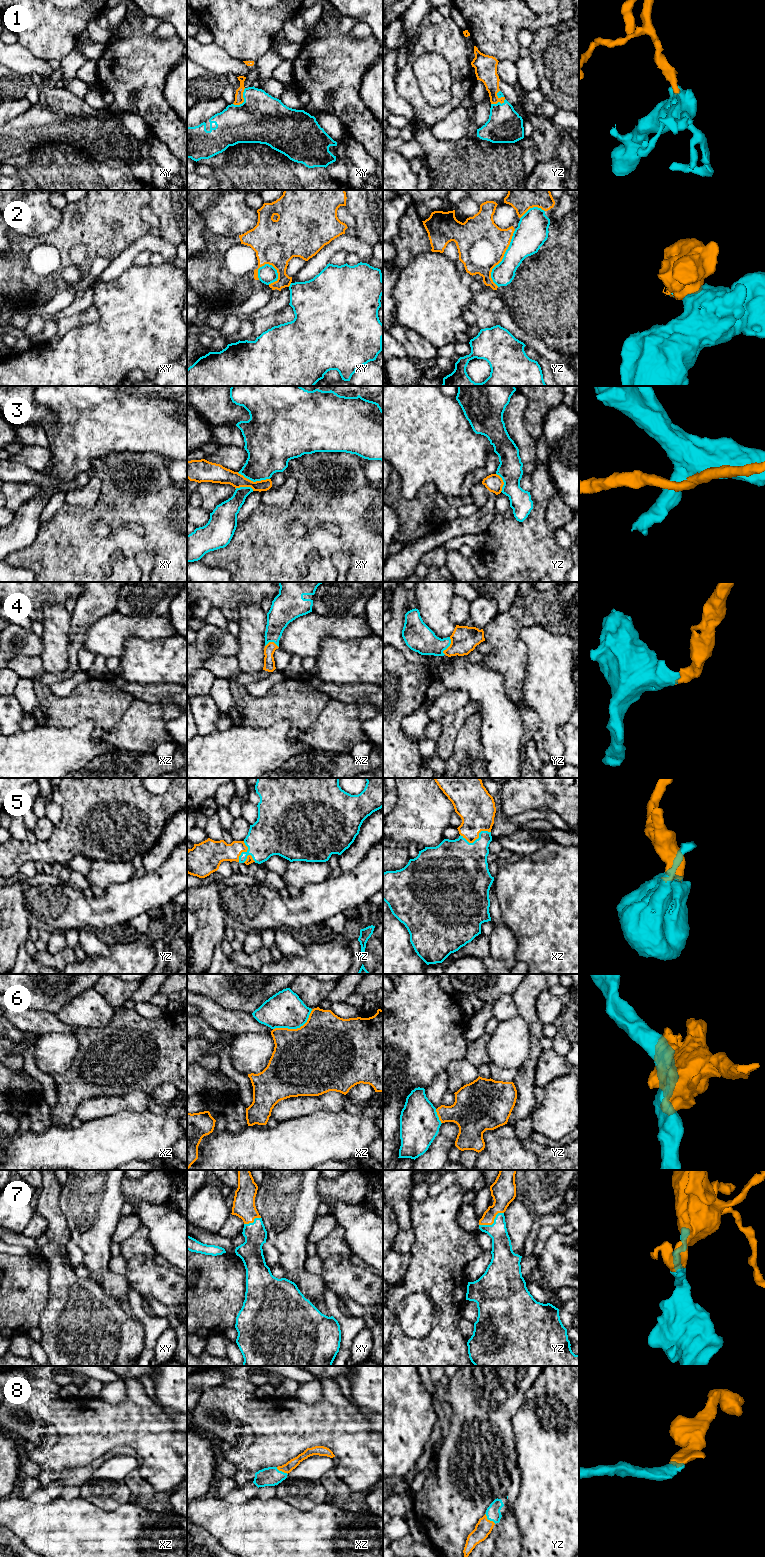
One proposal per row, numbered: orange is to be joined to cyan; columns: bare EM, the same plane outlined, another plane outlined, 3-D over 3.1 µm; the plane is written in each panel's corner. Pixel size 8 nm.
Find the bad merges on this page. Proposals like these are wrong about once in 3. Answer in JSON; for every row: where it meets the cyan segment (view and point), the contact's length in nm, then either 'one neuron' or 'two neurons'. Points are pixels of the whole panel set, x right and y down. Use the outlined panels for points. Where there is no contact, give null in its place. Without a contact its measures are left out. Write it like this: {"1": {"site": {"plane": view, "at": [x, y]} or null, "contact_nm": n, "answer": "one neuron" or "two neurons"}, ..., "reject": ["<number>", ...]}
{"1": {"site": {"plane": "xy", "at": [244, 99]}, "contact_nm": 170, "answer": "one neuron"}, "2": {"site": {"plane": "yz", "at": [503, 258]}, "contact_nm": 480, "answer": "two neurons"}, "3": {"site": {"plane": "xy", "at": [253, 481]}, "contact_nm": 280, "answer": "two neurons"}, "4": {"site": {"plane": "yz", "at": [448, 646]}, "contact_nm": 150, "answer": "one neuron"}, "5": {"site": {"plane": "xz", "at": [476, 839]}, "contact_nm": 260, "answer": "one neuron"}, "6": {"site": {"plane": "xz", "at": [295, 1028]}, "contact_nm": 360, "answer": "two neurons"}, "7": {"site": {"plane": "yz", "at": [494, 1222]}, "contact_nm": 220, "answer": "one neuron"}, "8": {"site": {"plane": "yz", "at": [489, 1519]}, "contact_nm": 120, "answer": "one neuron"}, "reject": ["2", "3", "6"]}

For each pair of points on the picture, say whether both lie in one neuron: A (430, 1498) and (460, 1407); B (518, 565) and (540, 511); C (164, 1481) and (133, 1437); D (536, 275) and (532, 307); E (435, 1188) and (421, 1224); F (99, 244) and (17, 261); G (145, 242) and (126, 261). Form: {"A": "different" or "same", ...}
{"A": "same", "B": "same", "C": "same", "D": "same", "E": "different", "F": "same", "G": "same"}

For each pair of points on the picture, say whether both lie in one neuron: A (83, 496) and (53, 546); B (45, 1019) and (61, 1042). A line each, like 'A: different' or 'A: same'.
A: different
B: different

